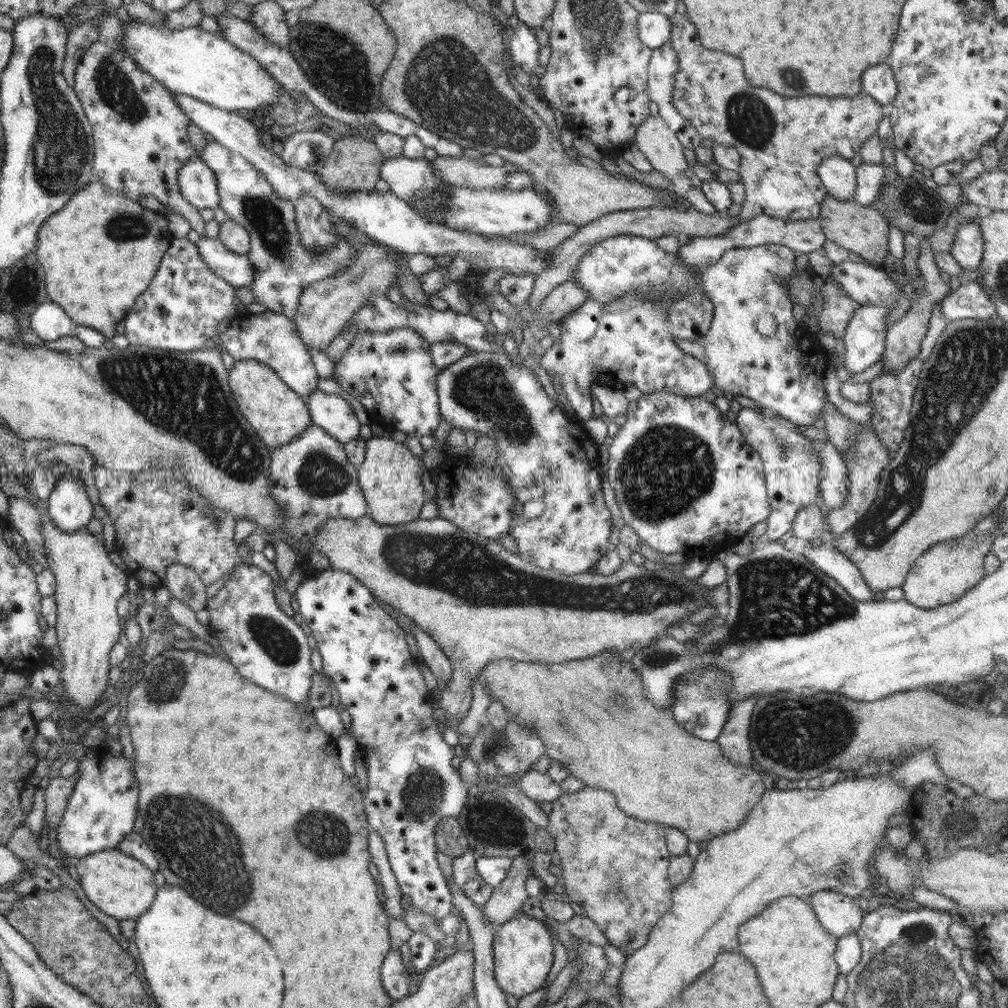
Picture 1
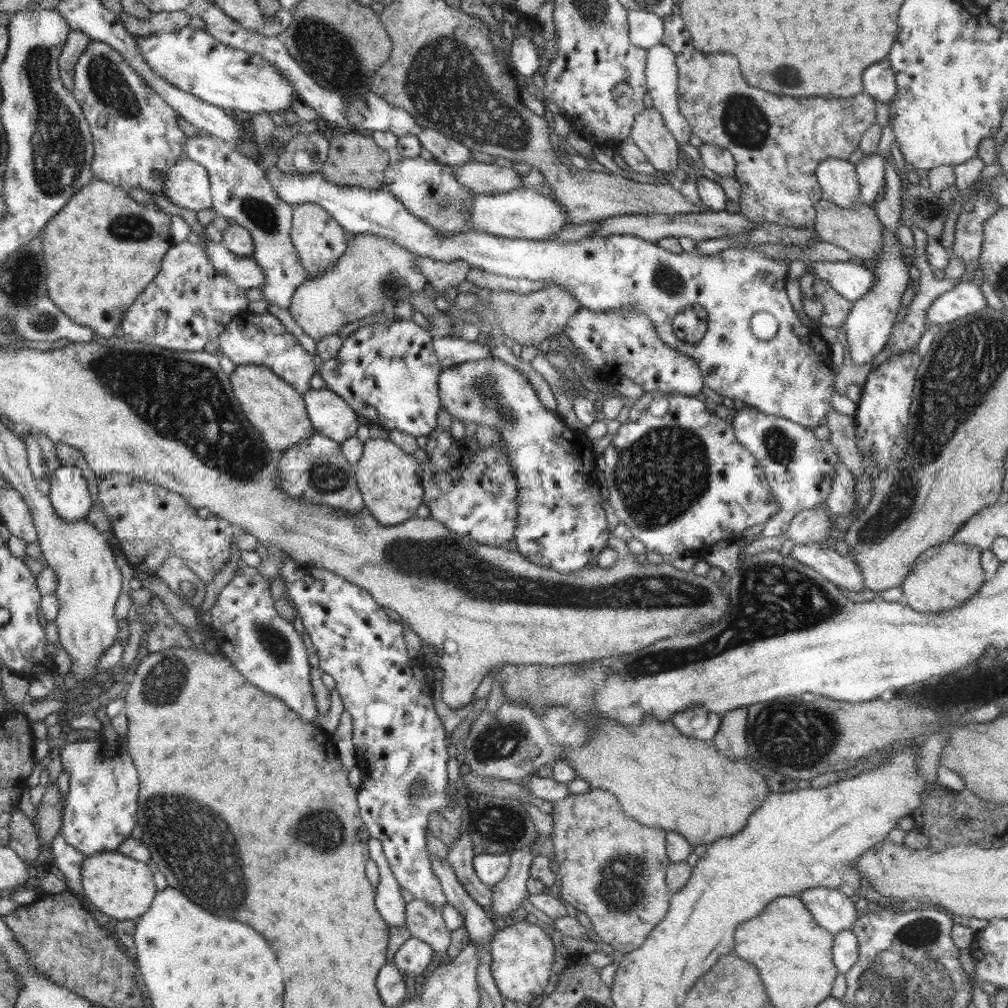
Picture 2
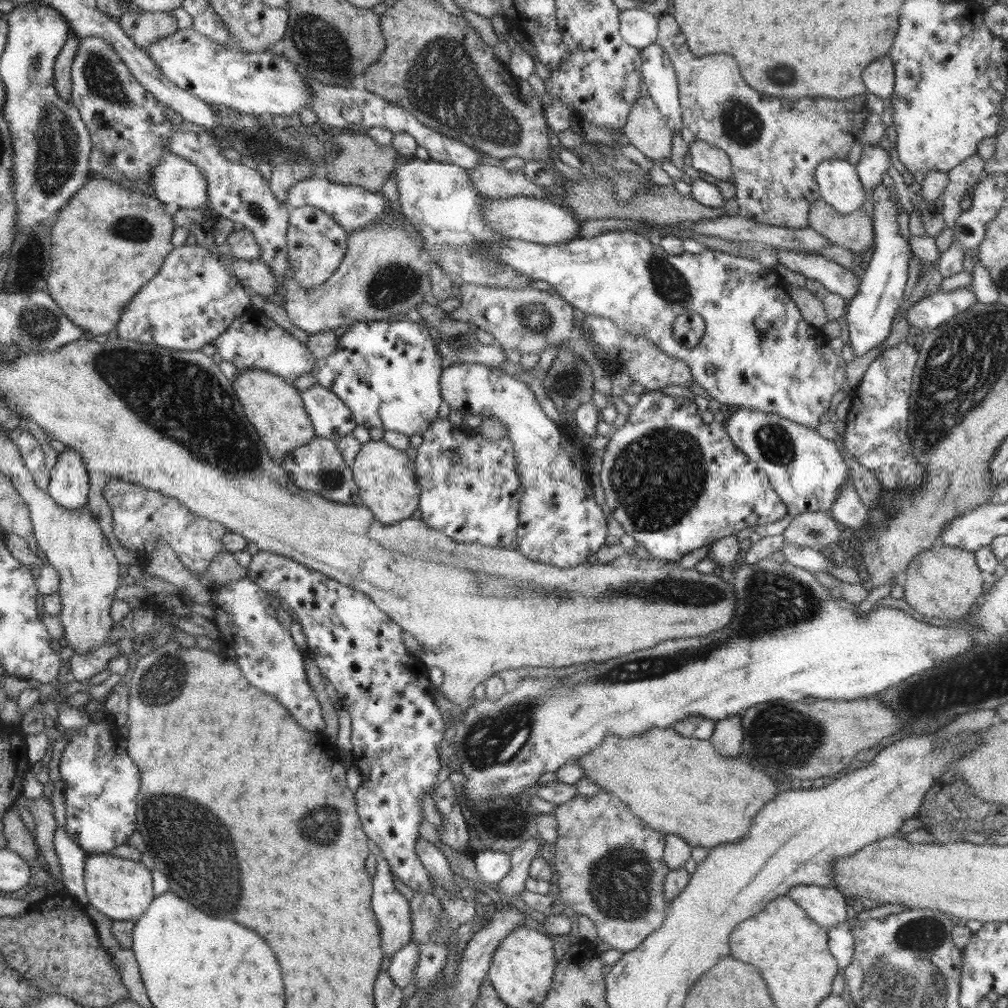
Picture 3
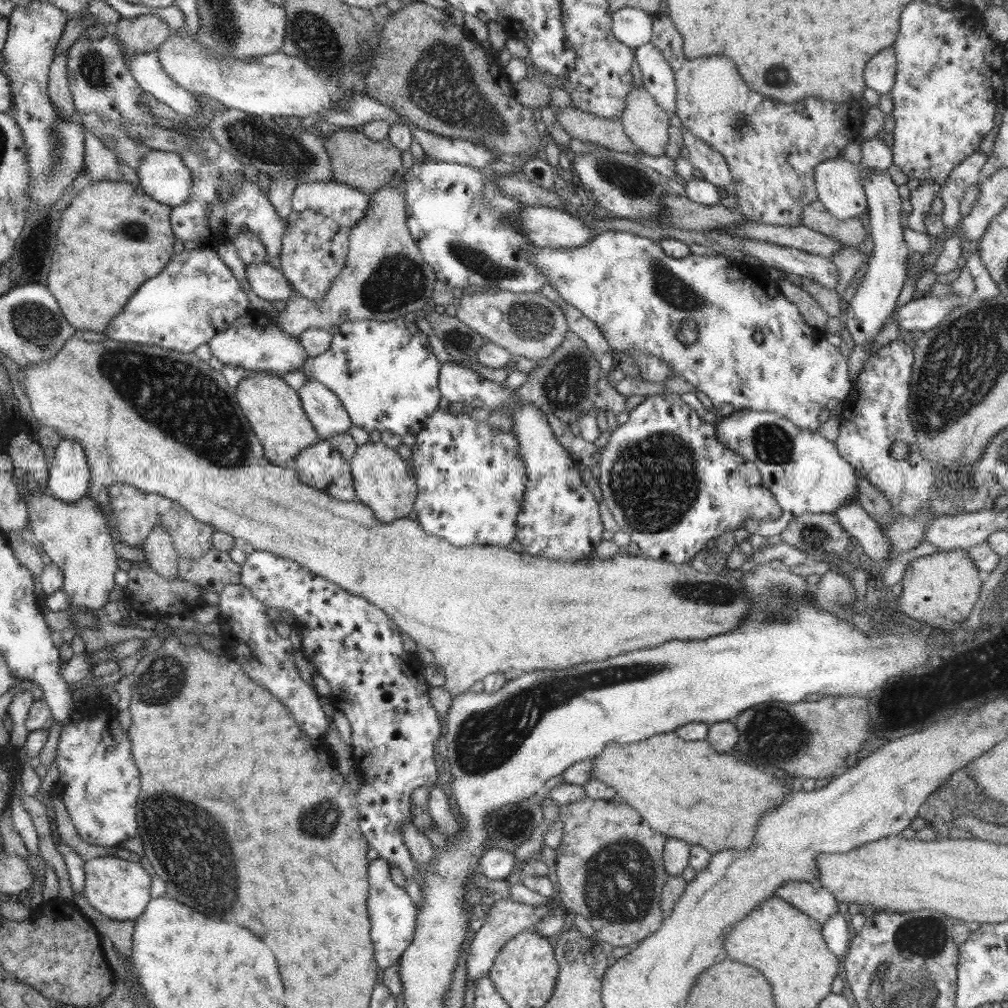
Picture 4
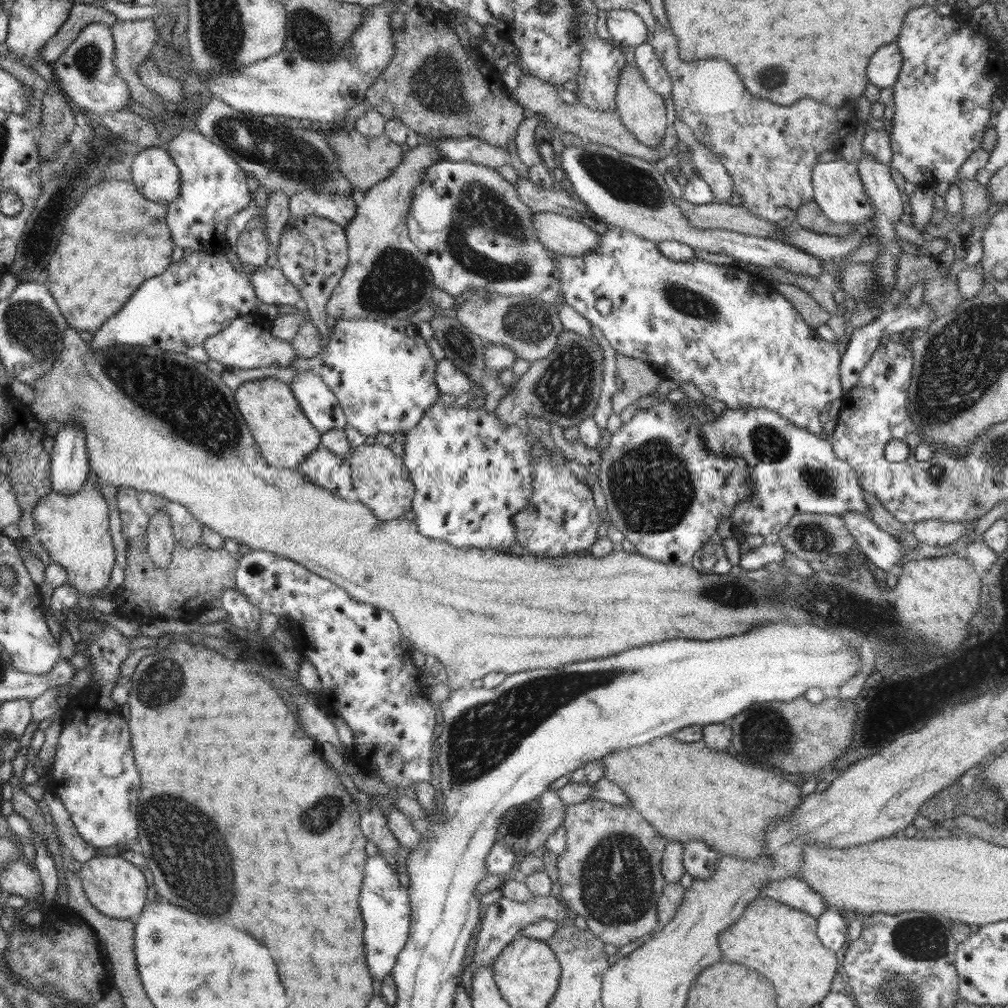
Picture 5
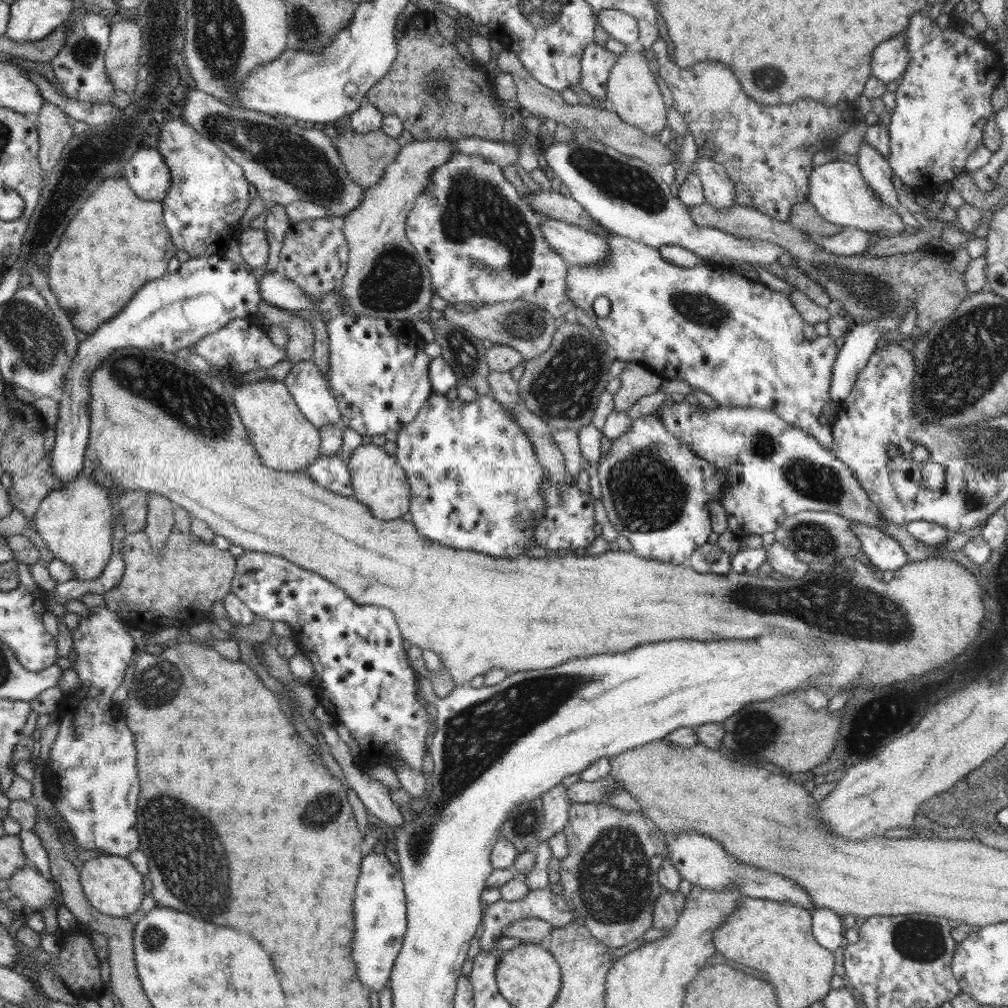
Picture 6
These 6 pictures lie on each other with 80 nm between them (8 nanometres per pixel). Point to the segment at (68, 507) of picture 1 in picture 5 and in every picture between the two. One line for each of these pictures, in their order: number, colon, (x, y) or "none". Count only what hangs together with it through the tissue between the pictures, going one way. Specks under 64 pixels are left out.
2: (68, 493)
3: (69, 480)
4: (69, 475)
5: (69, 466)

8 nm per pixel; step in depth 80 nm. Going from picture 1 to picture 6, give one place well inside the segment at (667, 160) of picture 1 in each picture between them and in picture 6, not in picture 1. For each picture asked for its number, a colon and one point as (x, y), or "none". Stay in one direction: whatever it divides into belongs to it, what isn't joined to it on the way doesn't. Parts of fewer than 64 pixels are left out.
2: (649, 132)
3: (646, 129)
4: (645, 122)
5: (642, 110)
6: (633, 94)

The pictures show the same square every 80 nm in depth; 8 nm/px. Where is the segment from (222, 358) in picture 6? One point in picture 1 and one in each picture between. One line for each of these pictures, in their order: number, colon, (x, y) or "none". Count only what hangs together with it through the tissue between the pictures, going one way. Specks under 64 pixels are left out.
1: (270, 338)
2: (256, 339)
3: (250, 345)
4: (246, 344)
5: (243, 344)

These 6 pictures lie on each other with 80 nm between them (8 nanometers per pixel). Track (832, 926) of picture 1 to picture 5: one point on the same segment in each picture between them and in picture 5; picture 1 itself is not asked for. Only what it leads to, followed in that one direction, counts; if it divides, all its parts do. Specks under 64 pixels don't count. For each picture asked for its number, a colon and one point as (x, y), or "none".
2: (834, 911)
3: (827, 906)
4: (816, 902)
5: (791, 891)

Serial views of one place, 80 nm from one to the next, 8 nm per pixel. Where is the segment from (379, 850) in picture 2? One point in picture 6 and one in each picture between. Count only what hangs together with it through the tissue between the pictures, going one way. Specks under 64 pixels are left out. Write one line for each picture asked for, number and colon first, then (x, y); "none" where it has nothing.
3: (392, 910)
4: (392, 913)
5: (384, 903)
6: (379, 902)

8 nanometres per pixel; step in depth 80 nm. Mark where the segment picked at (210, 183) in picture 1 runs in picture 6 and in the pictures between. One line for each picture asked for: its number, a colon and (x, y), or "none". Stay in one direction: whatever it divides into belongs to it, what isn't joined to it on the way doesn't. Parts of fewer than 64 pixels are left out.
2: (187, 184)
3: (174, 180)
4: (162, 175)
5: (154, 174)
6: (148, 175)

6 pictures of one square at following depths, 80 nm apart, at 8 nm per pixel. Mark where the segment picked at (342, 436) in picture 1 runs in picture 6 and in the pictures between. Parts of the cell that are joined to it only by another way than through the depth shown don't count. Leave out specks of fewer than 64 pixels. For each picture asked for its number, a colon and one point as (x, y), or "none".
2: (330, 415)
3: (331, 419)
4: (325, 411)
5: (316, 400)
6: (311, 393)

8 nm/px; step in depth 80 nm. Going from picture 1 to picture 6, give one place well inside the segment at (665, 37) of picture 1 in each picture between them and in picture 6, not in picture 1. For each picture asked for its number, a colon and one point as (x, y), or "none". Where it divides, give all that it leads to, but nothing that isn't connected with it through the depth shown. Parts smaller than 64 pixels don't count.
2: (645, 29)
3: (638, 28)
4: (633, 27)
5: (625, 26)
6: (621, 26)

